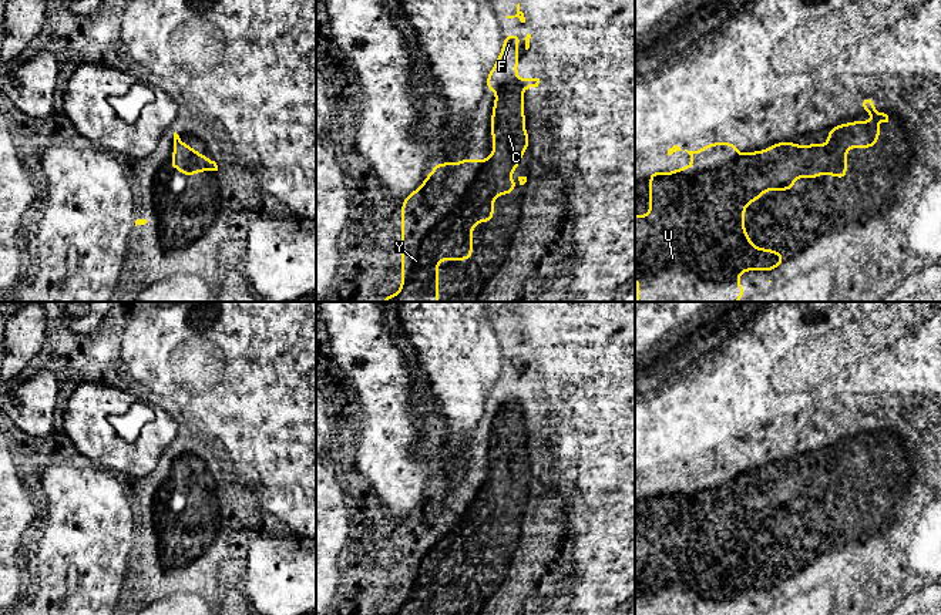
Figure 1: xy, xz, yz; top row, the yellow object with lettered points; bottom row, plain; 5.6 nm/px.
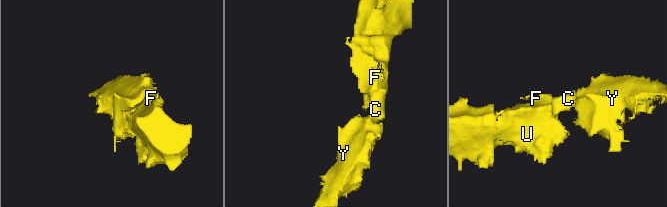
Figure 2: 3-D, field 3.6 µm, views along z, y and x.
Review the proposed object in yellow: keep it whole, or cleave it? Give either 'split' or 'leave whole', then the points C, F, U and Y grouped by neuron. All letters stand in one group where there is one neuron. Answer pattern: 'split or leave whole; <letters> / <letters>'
leave whole; C F U Y

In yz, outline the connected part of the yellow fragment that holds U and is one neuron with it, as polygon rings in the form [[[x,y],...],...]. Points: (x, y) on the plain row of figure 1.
[[[871,416],[860,419],[867,434],[877,440],[851,440],[834,444],[827,451],[826,464],[806,463],[804,466],[780,460],[762,470],[742,473],[736,461],[709,461],[698,470],[685,468],[693,481],[669,491],[649,491],[649,532],[635,534],[635,598],[636,615],[745,615],[739,595],[746,589],[766,589],[784,582],[777,568],[753,565],[750,552],[745,550],[745,530],[749,521],[757,521],[766,510],[793,510],[793,503],[801,495],[819,498],[819,493],[847,497],[847,468],[874,467],[880,458],[880,441],[888,441],[888,434],[878,431]]]

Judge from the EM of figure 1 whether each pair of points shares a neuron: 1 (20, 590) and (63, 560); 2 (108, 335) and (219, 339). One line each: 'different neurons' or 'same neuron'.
1: different neurons
2: same neuron

